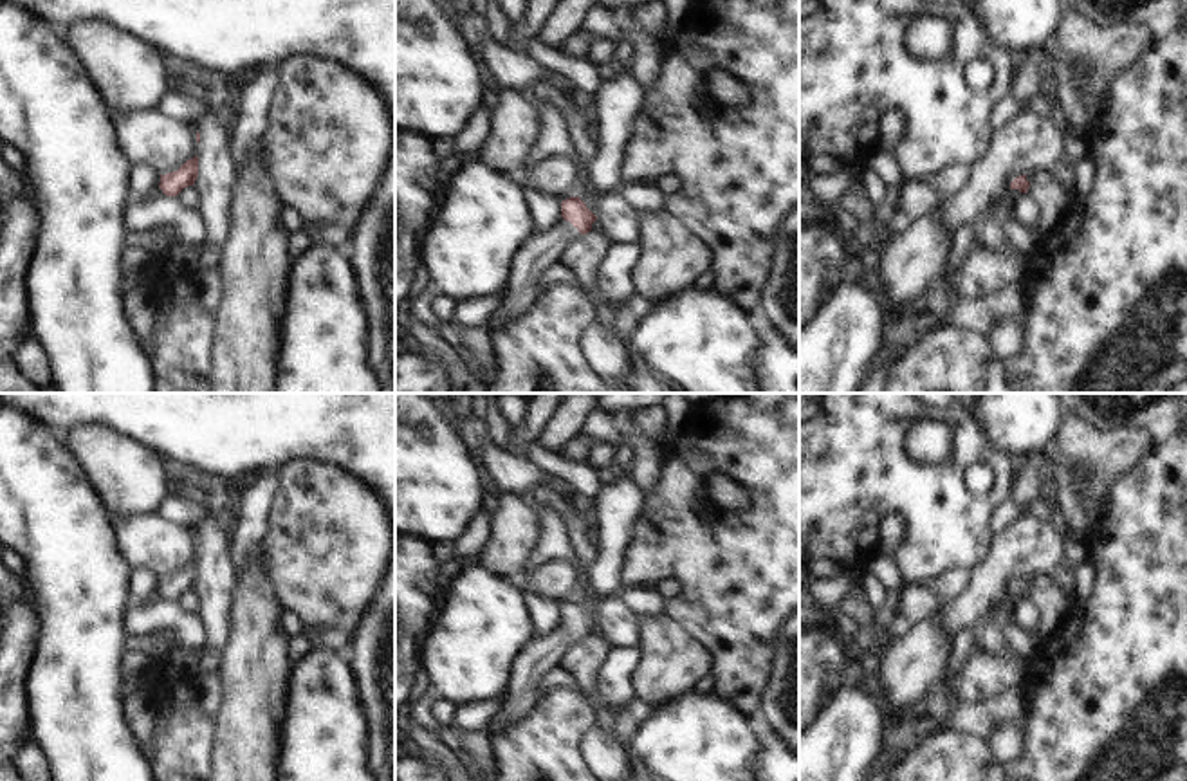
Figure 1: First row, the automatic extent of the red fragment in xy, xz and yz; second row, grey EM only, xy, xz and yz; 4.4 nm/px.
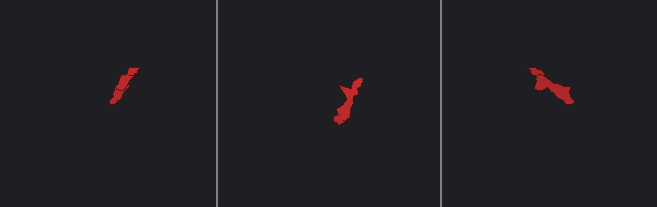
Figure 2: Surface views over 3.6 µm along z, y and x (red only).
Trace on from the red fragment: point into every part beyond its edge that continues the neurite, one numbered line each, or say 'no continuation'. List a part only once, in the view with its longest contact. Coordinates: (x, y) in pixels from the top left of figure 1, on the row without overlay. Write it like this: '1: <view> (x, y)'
1: xz (524, 697)

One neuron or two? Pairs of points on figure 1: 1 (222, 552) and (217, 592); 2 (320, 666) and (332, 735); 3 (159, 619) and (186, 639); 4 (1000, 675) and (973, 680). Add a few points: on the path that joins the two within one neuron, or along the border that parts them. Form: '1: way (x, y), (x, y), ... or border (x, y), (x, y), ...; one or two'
1: way (217, 561), (217, 583); one
2: way (323, 682), (327, 689), (327, 718); one
3: way (166, 619), (179, 632); one
4: way (993, 675), (980, 679); one

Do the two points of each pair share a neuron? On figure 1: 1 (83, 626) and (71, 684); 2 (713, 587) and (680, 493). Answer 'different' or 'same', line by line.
1: same
2: same

